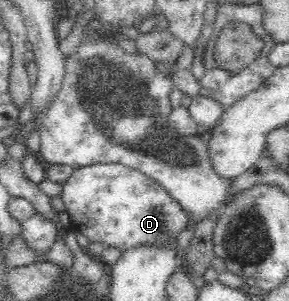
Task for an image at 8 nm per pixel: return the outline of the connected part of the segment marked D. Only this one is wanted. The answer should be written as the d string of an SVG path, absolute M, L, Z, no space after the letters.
M94 163L85 167L74 168L72 175L61 184L61 198L64 211L70 217L70 226L90 242L99 242L103 248L117 248L121 253L139 246L155 246L178 250L178 235L189 224L193 223L188 212L173 199L157 181L132 167L120 163Z

